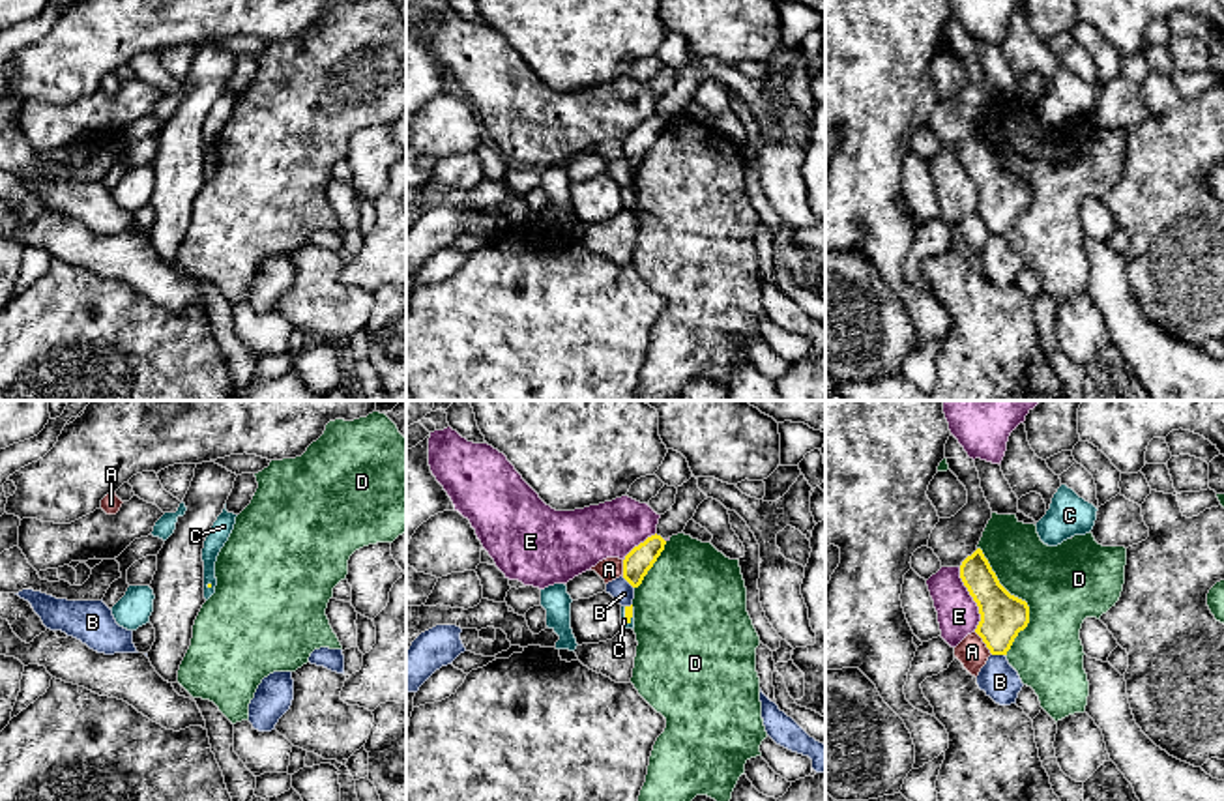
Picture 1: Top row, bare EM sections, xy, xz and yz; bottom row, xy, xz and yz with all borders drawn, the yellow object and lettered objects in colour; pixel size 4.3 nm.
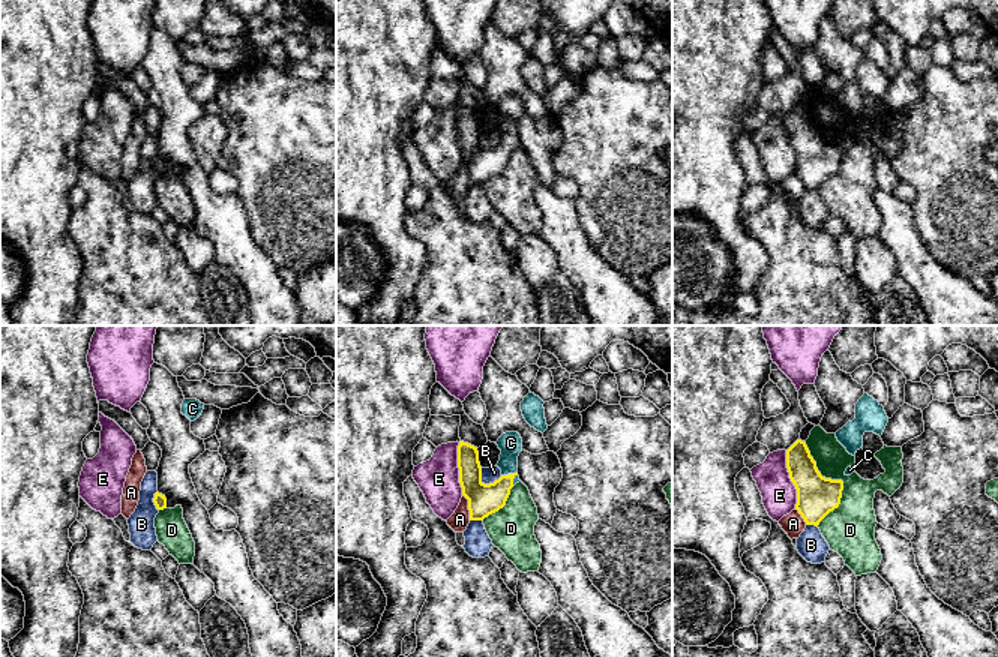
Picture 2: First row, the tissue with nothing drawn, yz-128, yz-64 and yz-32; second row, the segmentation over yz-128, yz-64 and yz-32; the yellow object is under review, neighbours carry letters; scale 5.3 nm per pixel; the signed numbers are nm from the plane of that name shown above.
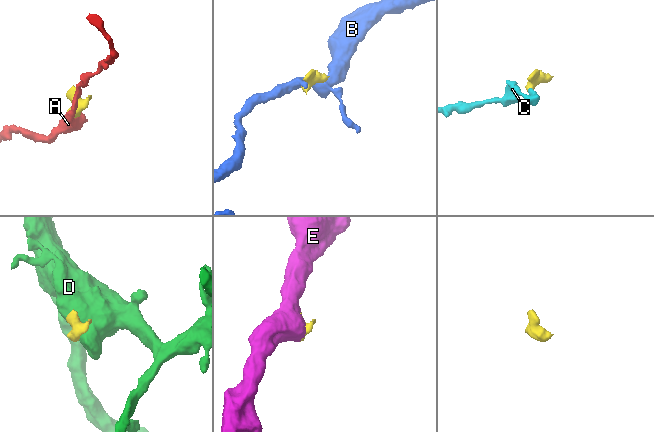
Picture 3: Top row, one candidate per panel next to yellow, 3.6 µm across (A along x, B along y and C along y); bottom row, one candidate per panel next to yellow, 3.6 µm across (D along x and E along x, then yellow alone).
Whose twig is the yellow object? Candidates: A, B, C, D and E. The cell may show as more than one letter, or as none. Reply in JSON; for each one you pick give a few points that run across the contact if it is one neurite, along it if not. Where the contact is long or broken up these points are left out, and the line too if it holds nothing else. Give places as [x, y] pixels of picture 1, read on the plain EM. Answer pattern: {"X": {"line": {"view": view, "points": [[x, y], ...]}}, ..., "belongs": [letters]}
{"C": {"line": {"view": "xz", "points": [[627, 189], [626, 197], [624, 201]]}}, "belongs": ["C"]}

